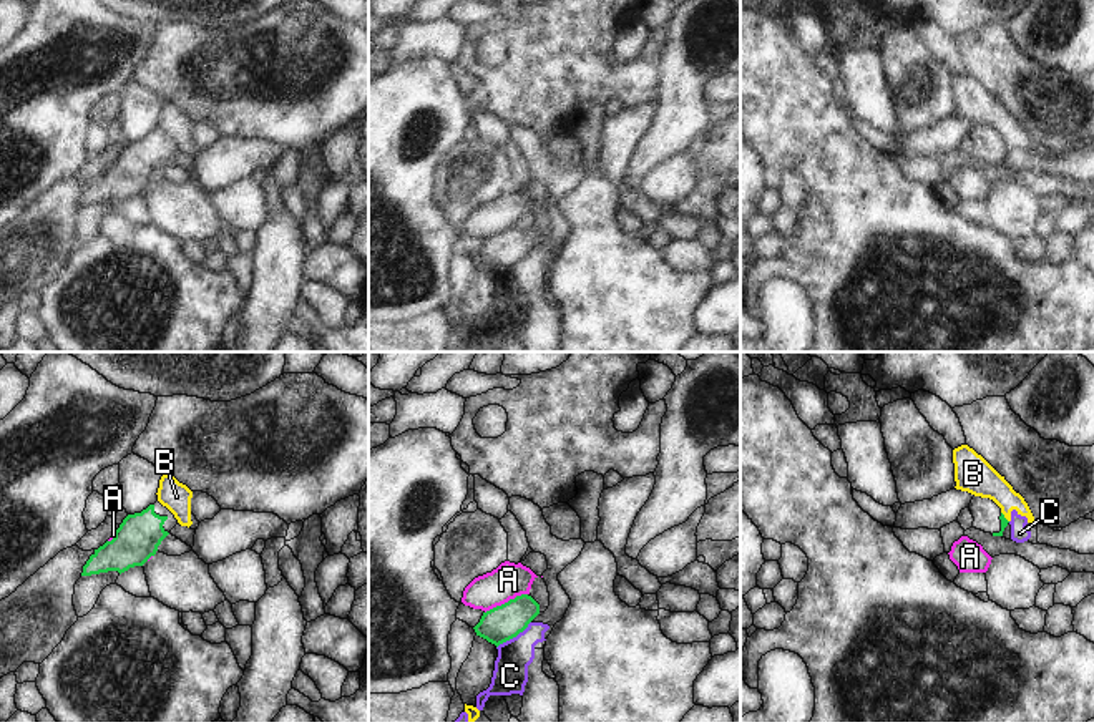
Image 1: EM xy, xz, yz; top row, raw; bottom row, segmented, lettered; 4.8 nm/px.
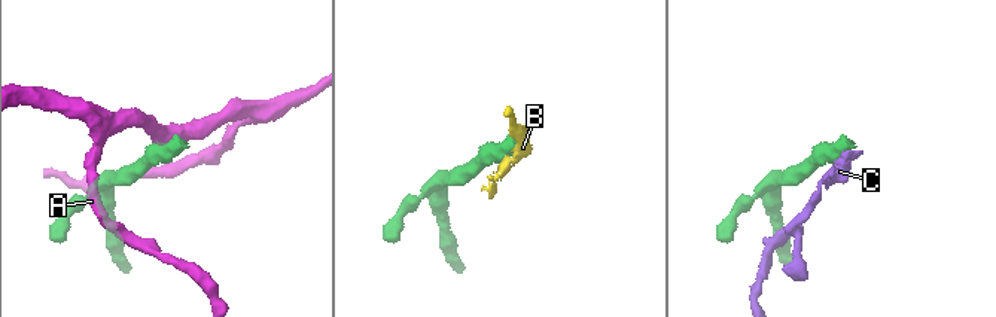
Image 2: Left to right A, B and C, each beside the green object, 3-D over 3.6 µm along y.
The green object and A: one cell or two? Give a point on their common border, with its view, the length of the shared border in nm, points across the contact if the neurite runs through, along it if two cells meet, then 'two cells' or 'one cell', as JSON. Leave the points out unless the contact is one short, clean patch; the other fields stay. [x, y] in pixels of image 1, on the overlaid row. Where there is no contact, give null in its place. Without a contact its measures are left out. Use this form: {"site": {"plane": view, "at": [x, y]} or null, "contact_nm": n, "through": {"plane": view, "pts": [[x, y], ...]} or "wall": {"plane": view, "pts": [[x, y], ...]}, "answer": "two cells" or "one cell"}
{"site": {"plane": "xz", "at": [505, 603]}, "contact_nm": 220, "wall": {"plane": "xz", "pts": [[527, 593], [517, 595], [485, 613]]}, "answer": "two cells"}

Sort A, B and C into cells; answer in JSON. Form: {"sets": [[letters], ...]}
{"sets": [["A"], ["B", "C"]]}

